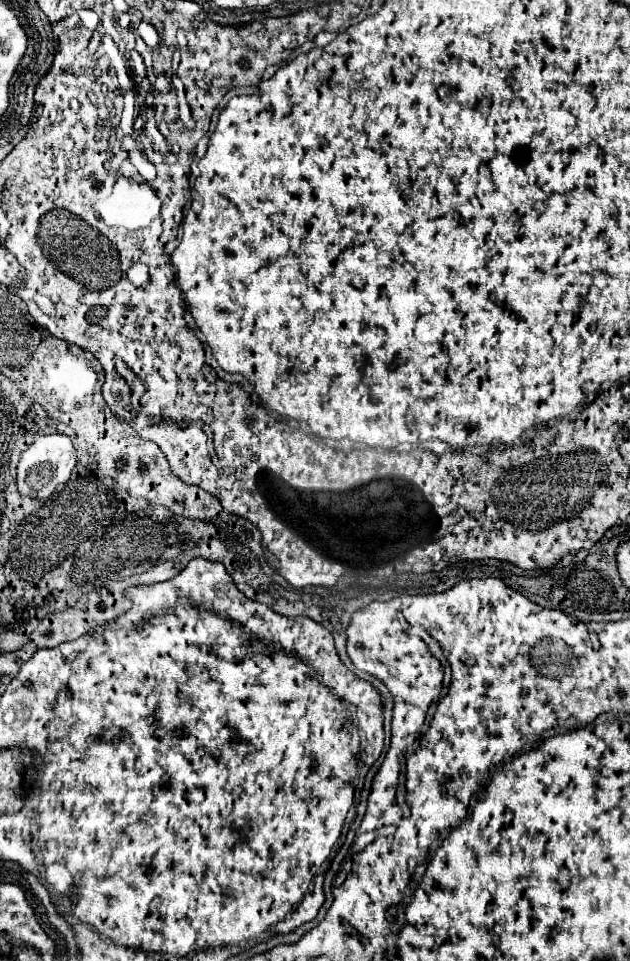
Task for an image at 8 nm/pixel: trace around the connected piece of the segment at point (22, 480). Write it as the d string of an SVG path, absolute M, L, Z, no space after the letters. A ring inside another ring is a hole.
M53 433L53 435L45 435L39 437L29 449L23 451L19 465L17 465L17 491L23 497L31 497L31 499L47 499L57 485L67 483L69 475L73 471L77 463L77 455L73 449L73 443L67 435L61 433Z

